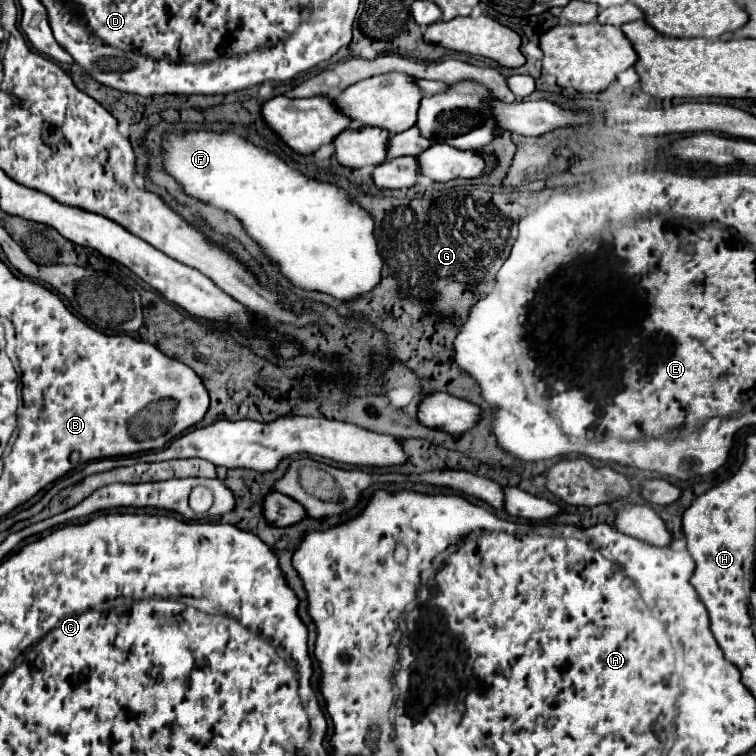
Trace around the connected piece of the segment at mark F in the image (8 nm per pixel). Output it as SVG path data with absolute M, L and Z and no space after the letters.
M196 132L186 136L168 134L164 138L164 152L164 166L184 186L184 192L236 214L246 232L260 242L268 256L278 264L280 272L294 286L320 290L338 300L350 300L358 294L370 292L380 282L382 258L372 234L372 216L358 204L350 202L348 194L340 194L342 190L338 186L302 176L284 164L276 154L254 146L232 132Z

